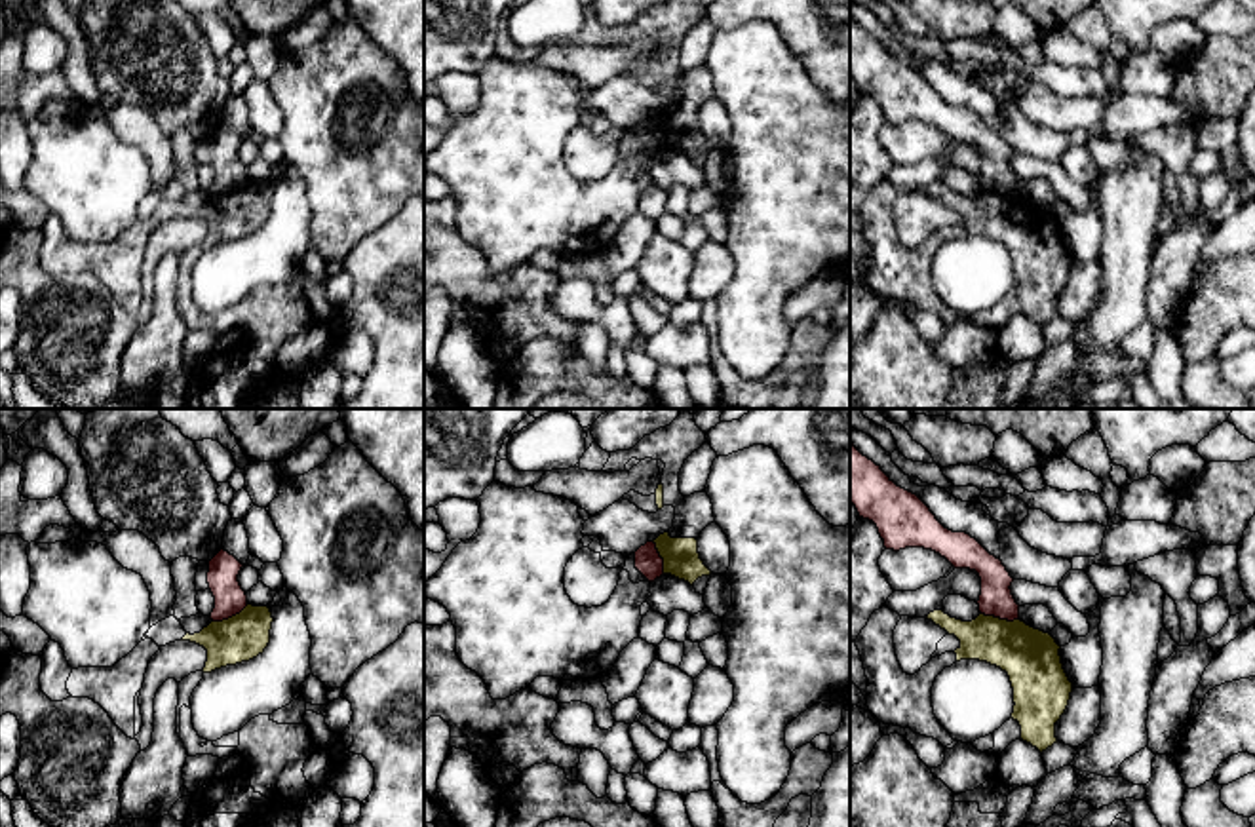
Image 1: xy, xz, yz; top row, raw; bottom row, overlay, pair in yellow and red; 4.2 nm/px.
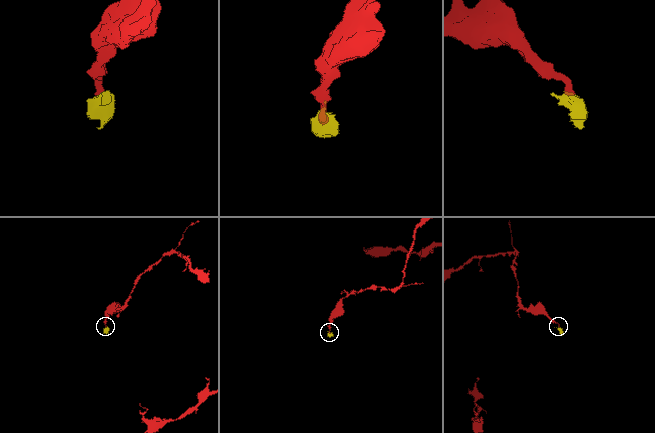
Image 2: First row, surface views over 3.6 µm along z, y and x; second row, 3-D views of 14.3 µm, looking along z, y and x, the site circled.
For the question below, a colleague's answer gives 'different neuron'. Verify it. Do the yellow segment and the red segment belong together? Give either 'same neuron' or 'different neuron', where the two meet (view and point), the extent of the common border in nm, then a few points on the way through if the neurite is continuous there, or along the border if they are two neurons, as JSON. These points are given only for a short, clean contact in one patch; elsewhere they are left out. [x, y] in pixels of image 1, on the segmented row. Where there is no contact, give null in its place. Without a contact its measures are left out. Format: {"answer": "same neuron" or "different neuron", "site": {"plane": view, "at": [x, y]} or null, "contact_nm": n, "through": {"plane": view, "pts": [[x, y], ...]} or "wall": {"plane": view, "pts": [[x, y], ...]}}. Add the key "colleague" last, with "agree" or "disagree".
{"answer": "different neuron", "site": {"plane": "yz", "at": [999, 618]}, "contact_nm": 160, "wall": {"plane": "yz", "pts": [[982, 613], [1016, 620]]}, "colleague": "agree"}

